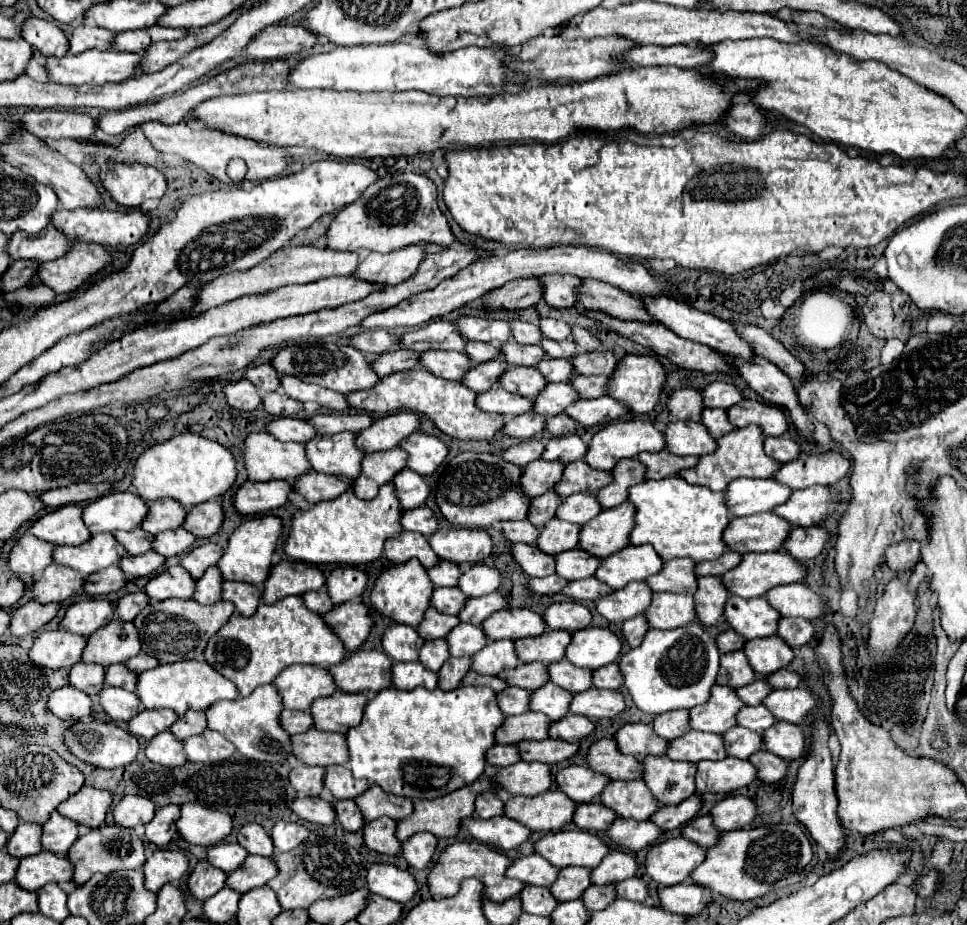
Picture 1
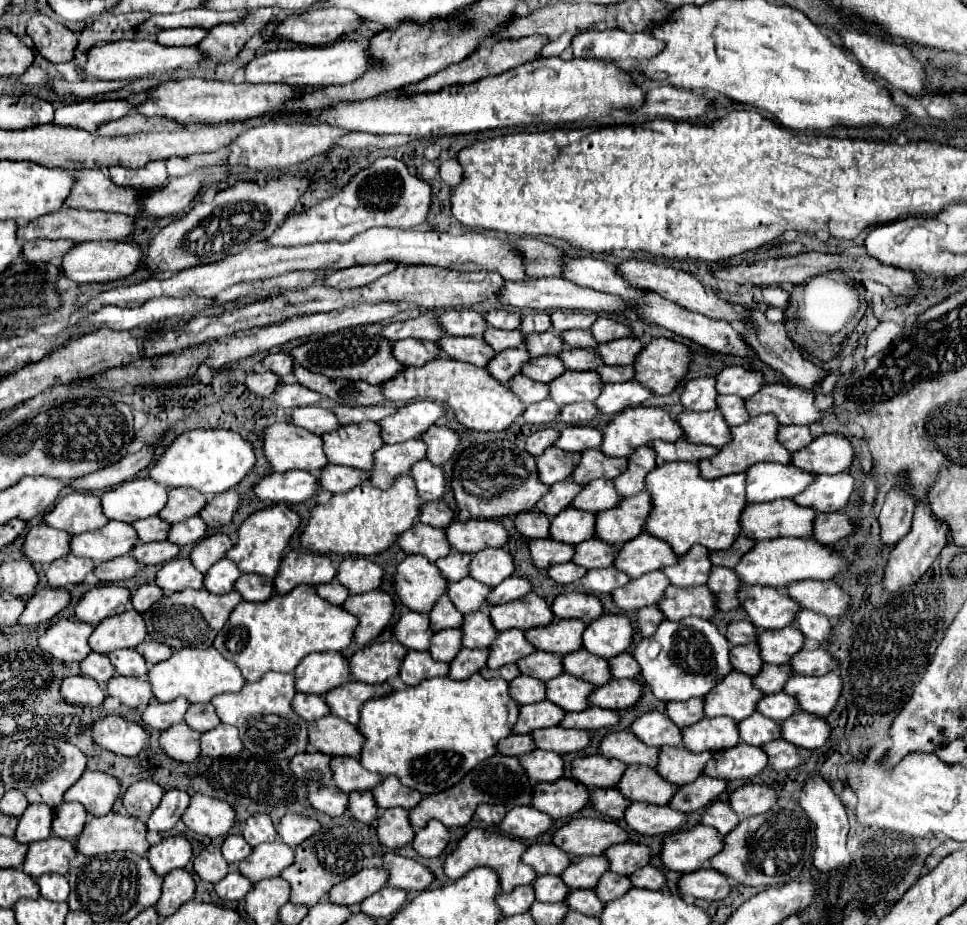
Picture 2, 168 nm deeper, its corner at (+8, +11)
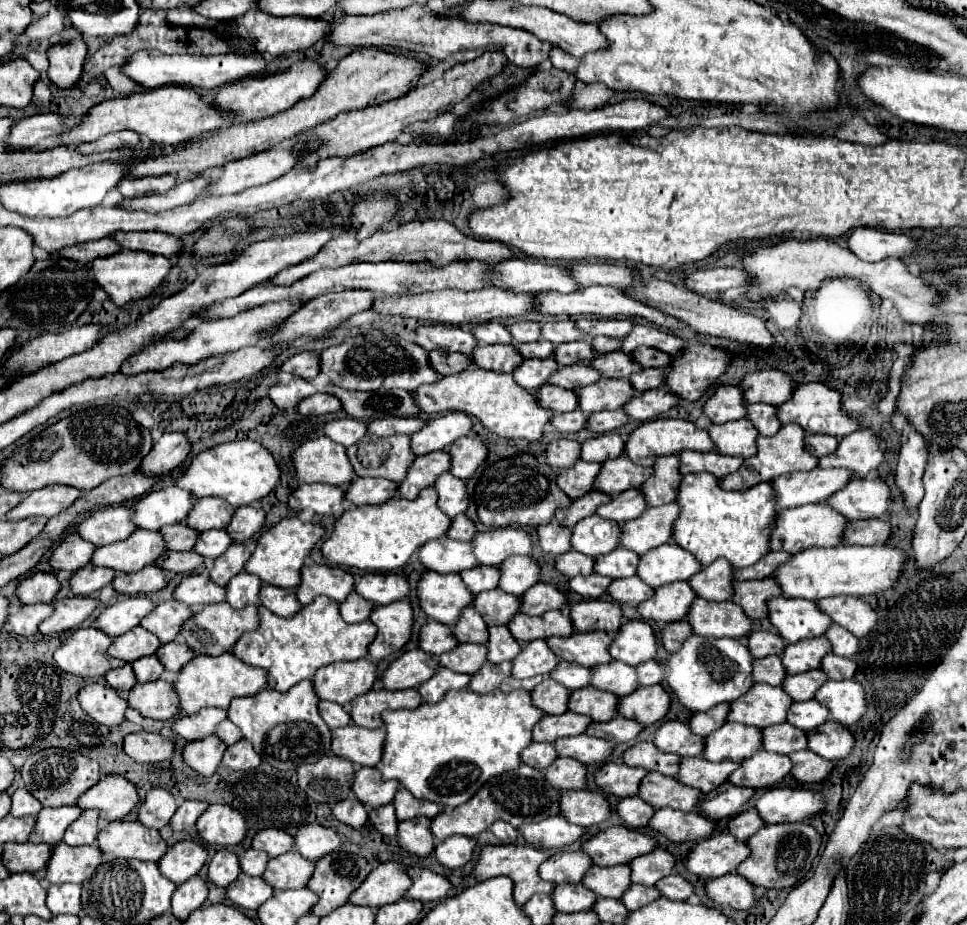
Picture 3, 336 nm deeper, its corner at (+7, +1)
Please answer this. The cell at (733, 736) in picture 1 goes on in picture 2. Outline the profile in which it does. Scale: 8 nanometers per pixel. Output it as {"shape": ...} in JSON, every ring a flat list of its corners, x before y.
{"shape":[[762,713,750,715,748,719,738,723,740,727,740,739,748,745,764,745,774,739,782,739,782,729,780,721,768,719]]}

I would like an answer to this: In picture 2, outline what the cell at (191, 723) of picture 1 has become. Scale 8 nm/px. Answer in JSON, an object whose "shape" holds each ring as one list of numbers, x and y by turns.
{"shape":[[196,703,196,705,190,705,188,709,188,715,184,717,186,725,190,725,192,729,196,731,210,731,214,727,220,725,220,719,216,717,216,711,212,707,212,703]]}

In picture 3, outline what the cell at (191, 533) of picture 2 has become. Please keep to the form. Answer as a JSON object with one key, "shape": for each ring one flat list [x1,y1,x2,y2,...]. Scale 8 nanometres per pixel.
{"shape":[[211,529,201,533,201,537,197,537,197,545,193,545,193,551,205,559,215,559,229,545,231,545,231,539,223,529]]}

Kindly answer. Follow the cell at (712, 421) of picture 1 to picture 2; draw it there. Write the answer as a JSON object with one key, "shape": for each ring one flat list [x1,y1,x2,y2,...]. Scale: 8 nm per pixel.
{"shape":[[720,395,720,407,718,407,724,415,724,419,728,419,730,425,742,425,748,423,752,417,746,411,746,399,738,397,738,395]]}

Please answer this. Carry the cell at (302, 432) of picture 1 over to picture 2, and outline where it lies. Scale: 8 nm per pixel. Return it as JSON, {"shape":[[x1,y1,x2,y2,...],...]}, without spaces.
{"shape":[[316,405,294,409,292,423,298,425,298,427,304,427,304,429,316,433,316,435,324,435,324,433,336,431,340,427,338,417,330,409,316,407]]}

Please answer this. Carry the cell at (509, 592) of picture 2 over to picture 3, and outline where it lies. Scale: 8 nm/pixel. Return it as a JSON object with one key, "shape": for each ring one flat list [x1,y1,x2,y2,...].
{"shape":[[537,583,529,587,521,595,521,613,527,615,543,615,551,609,561,609,565,605,565,595,557,591,553,585]]}

